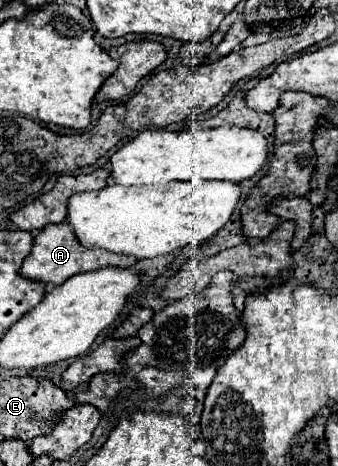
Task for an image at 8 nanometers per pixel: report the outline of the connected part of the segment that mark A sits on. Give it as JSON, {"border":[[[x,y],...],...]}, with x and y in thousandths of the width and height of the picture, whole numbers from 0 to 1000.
{"border":[[[175,479],[175,483],[145,483],[121,500],[104,504],[98,534],[74,552],[56,586],[62,586],[62,594],[121,603],[133,612],[145,612],[145,607],[180,612],[192,599],[204,599],[228,586],[257,586],[257,582],[281,582],[281,577],[305,577],[305,573],[393,573],[399,560],[405,560],[399,552],[334,547],[311,534],[251,534],[228,517],[216,491],[198,479]]]}

